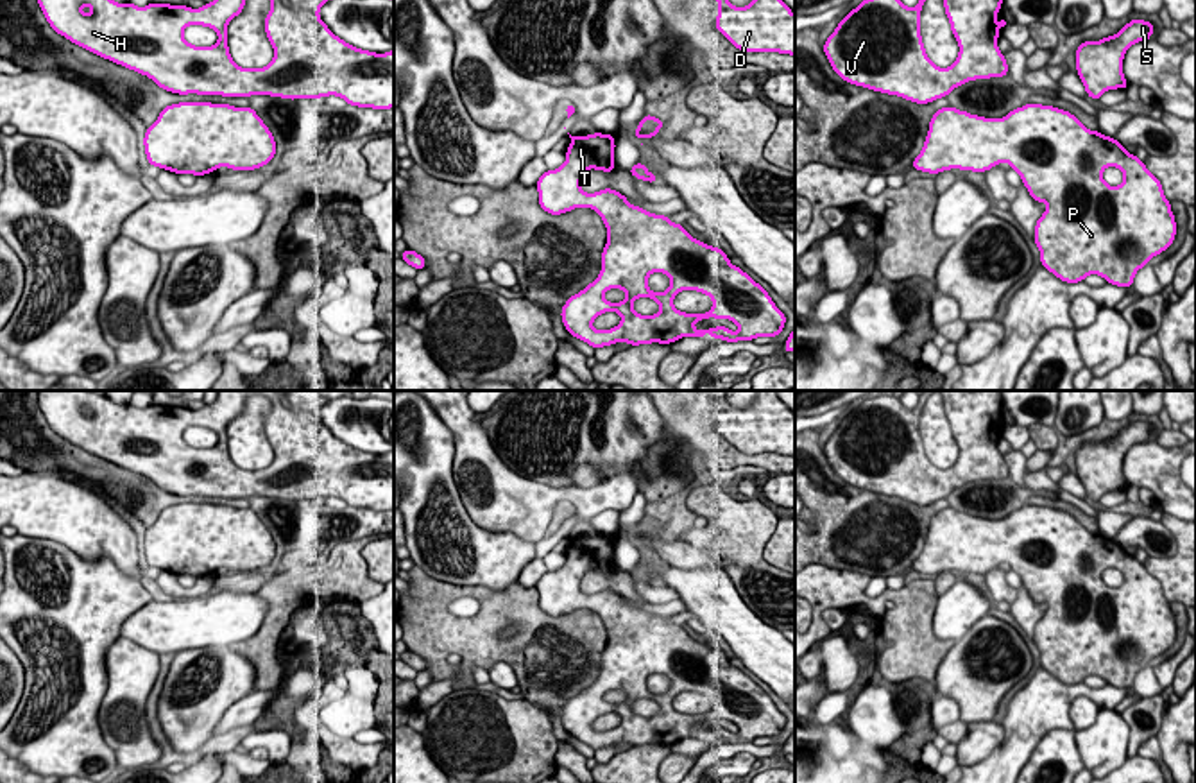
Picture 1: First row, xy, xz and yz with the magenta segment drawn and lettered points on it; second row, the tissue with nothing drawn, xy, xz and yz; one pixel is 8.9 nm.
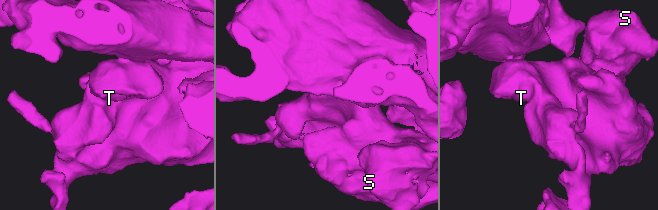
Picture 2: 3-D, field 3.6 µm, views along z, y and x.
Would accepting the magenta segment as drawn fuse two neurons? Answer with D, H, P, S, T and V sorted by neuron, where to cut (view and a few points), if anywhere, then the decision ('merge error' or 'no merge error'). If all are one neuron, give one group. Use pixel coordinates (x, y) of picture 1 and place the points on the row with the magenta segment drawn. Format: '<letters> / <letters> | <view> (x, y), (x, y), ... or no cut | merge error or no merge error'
D H P S T V | no cut | no merge error

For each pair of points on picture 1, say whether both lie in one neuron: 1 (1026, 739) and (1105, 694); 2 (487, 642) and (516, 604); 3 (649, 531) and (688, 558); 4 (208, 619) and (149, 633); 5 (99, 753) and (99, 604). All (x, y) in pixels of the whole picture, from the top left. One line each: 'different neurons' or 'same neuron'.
1: same neuron
2: same neuron
3: same neuron
4: same neuron
5: same neuron

